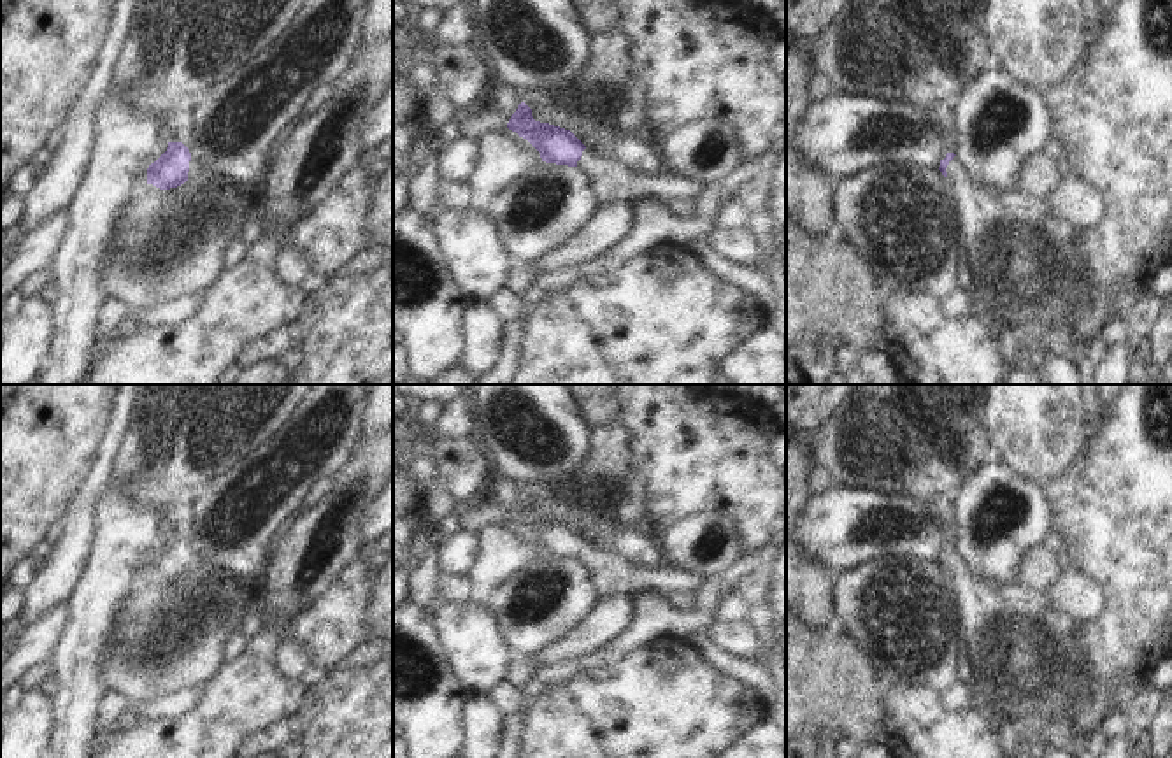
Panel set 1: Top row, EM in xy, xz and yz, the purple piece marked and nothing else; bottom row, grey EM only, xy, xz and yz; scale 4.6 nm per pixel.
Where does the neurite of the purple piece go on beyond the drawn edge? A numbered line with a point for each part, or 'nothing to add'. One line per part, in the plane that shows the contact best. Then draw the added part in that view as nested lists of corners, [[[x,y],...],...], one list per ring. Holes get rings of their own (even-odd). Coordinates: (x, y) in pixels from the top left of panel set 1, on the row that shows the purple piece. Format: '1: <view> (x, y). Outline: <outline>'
1: xy (199, 176). Outline: [[[193,158],[189,161],[189,172],[188,172],[188,181],[193,186],[198,186],[202,190],[209,186],[219,186],[223,190],[230,188],[221,177],[212,175],[211,170],[197,163]]]

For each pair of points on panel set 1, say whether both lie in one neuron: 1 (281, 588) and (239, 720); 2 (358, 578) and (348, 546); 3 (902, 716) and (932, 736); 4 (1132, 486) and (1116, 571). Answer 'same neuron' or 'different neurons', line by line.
1: same neuron
2: different neurons
3: same neuron
4: same neuron

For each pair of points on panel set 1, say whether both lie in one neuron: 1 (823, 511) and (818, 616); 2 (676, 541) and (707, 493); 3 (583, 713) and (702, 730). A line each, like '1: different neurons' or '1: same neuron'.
1: different neurons
2: different neurons
3: same neuron

